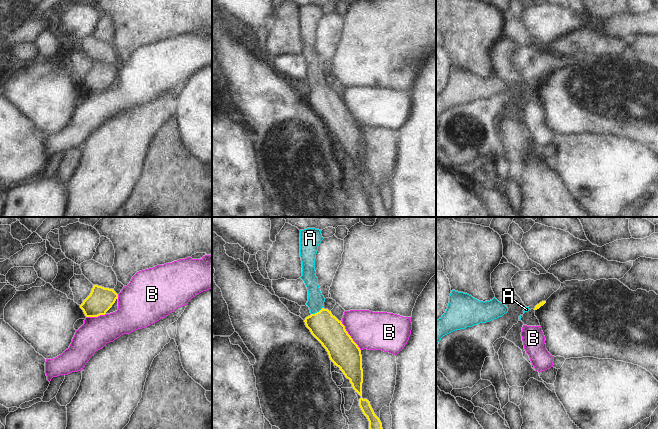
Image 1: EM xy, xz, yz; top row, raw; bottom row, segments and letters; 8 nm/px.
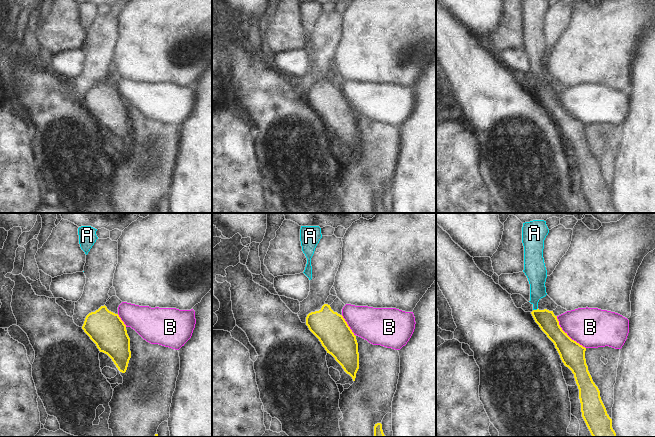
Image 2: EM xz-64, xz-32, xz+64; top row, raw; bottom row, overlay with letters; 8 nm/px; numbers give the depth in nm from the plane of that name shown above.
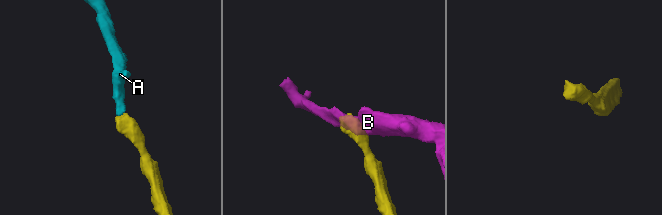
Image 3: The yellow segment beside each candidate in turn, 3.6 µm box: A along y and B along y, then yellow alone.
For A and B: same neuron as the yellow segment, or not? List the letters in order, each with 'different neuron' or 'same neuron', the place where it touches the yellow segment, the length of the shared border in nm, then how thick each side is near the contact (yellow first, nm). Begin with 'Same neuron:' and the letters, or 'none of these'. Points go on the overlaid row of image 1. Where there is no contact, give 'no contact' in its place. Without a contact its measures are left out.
Same neuron: A
A: same neuron | xz (317, 312) | 110 nm | 240/130 nm
B: different neuron | xz (350, 336) | 280 nm | 240/300 nm

